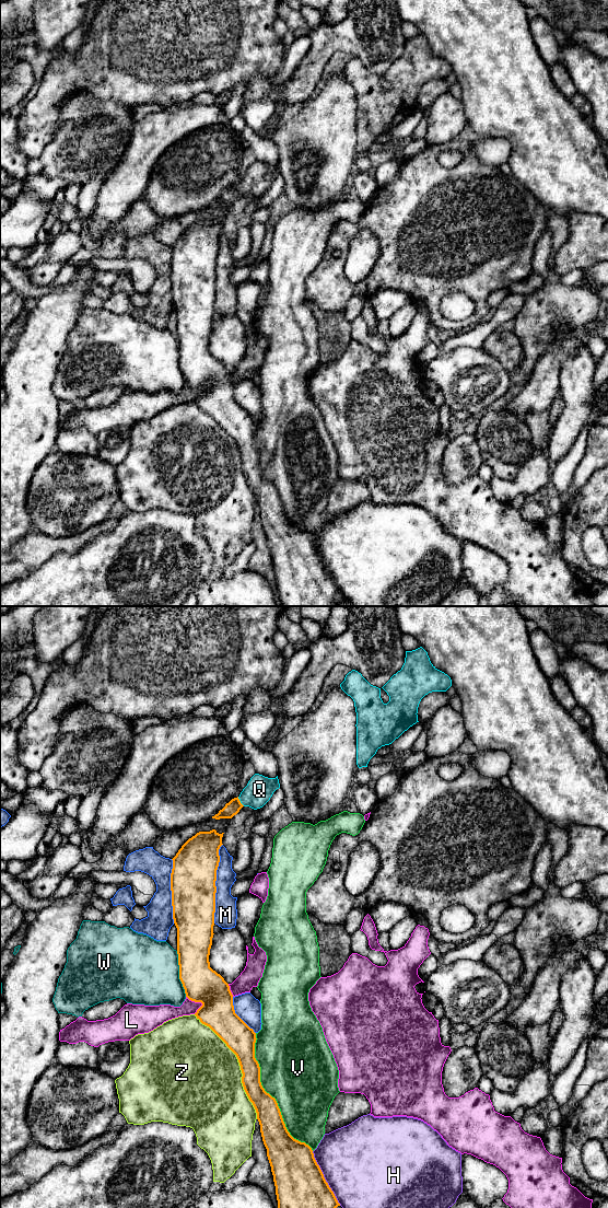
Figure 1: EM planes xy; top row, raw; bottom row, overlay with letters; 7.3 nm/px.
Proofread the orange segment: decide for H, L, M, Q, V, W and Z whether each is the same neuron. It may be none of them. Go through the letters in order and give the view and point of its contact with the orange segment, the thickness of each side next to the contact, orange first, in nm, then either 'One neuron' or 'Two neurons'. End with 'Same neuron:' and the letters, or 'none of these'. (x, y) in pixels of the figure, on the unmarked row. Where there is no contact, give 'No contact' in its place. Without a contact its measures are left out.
H: Touches orange at xy (324, 566). Thickness 420 nm (orange) against 480 nm. Two neurons
L: Touches orange at xy (199, 388). Thickness 260 nm (orange) against 110 nm. Two neurons
M: Touches orange at xy (214, 270). Thickness 340 nm (orange) against 170 nm. Two neurons
Q: Touches orange at xy (240, 188). Thickness 110 nm (orange) against 200 nm. One neuron
V: Touches orange at xy (269, 481). Thickness 190 nm (orange) against 500 nm. Two neurons
W: Touches orange at xy (179, 361). Thickness 260 nm (orange) against 480 nm. Two neurons
Z: Touches orange at xy (240, 452). Thickness 220 nm (orange) against 500 nm. Two neurons
Same neuron: Q

